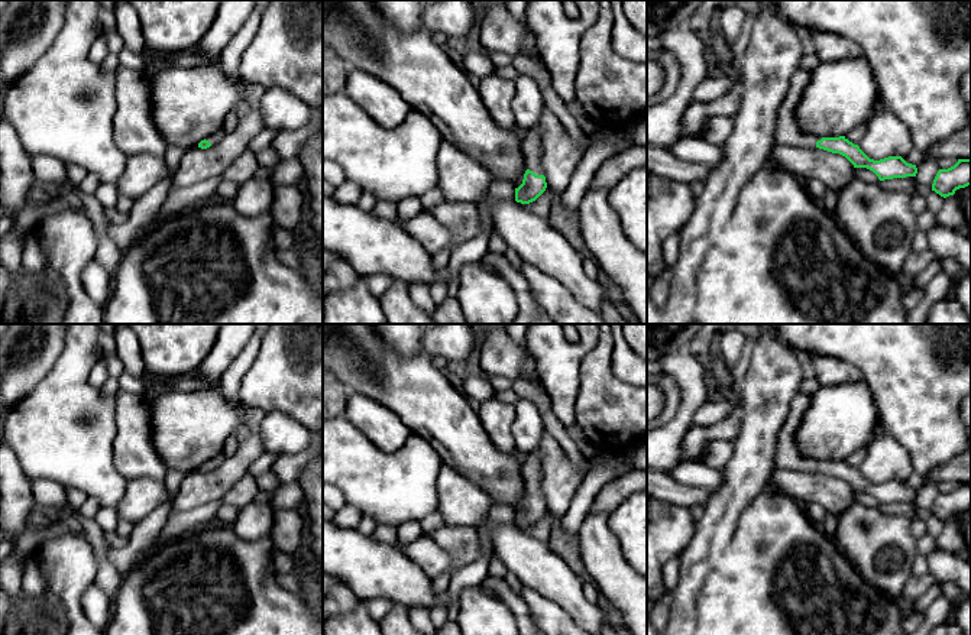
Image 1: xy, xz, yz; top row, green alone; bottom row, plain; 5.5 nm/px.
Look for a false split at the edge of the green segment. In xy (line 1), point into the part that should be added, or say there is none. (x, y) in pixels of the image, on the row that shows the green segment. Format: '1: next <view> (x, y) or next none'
1: next xy (214, 138)

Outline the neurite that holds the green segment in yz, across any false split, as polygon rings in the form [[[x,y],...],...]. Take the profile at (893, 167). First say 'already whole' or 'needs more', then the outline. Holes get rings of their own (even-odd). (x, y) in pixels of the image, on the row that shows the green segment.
needs more; [[[797,69],[793,74],[787,94],[777,111],[776,143],[797,148],[819,148],[832,153],[839,153],[845,156],[854,168],[867,168],[873,171],[880,181],[916,176],[916,165],[907,163],[902,156],[889,156],[874,161],[845,136],[819,137],[805,133],[799,127],[794,113],[810,75],[812,74],[806,69]]]

